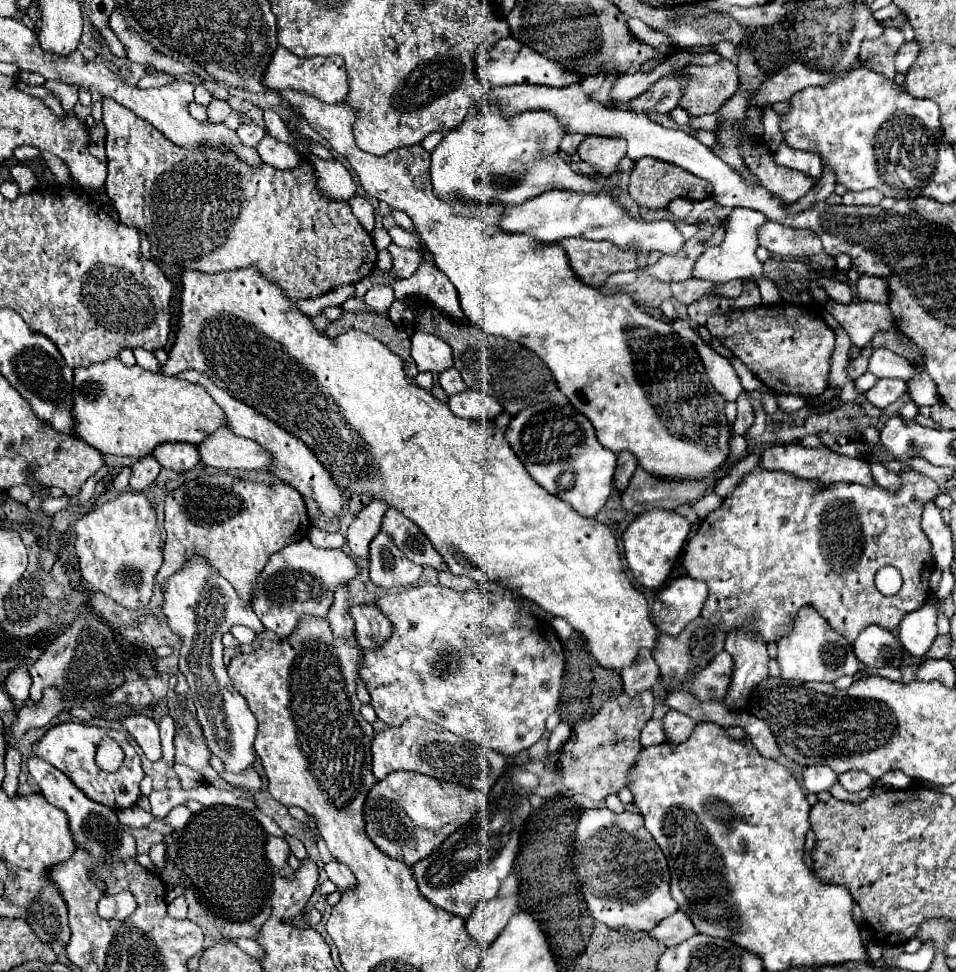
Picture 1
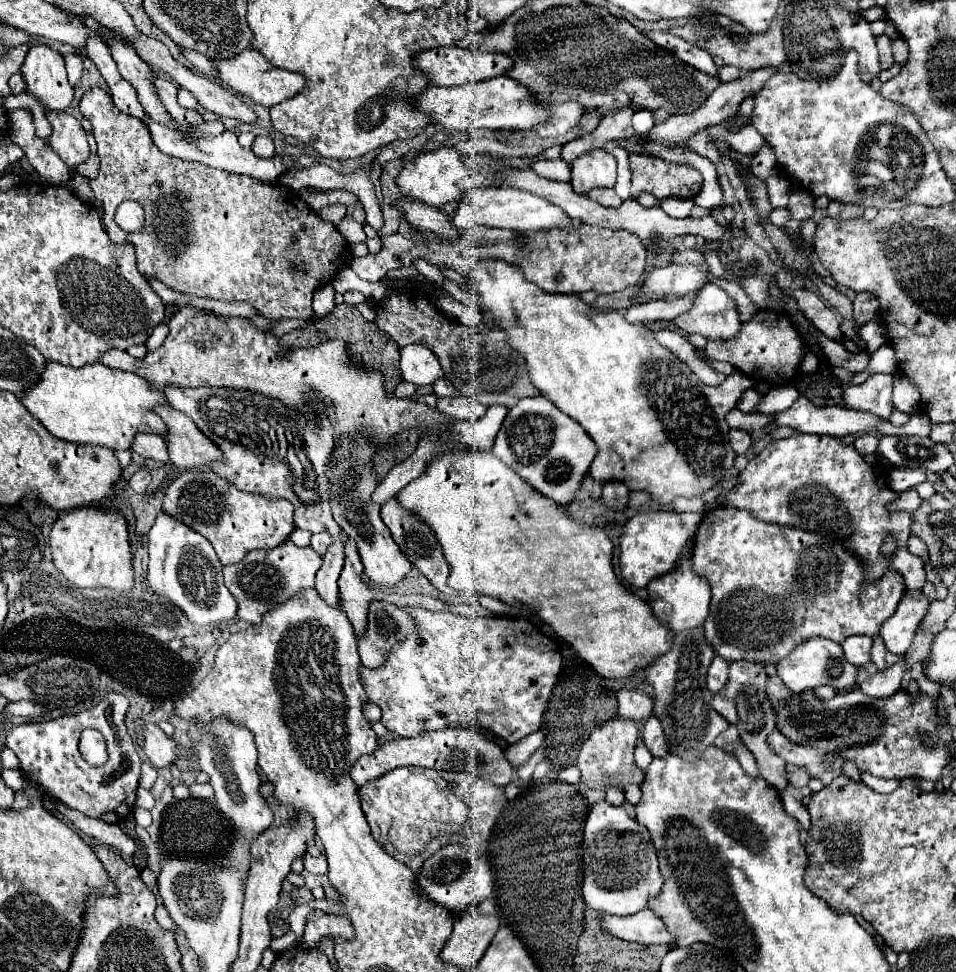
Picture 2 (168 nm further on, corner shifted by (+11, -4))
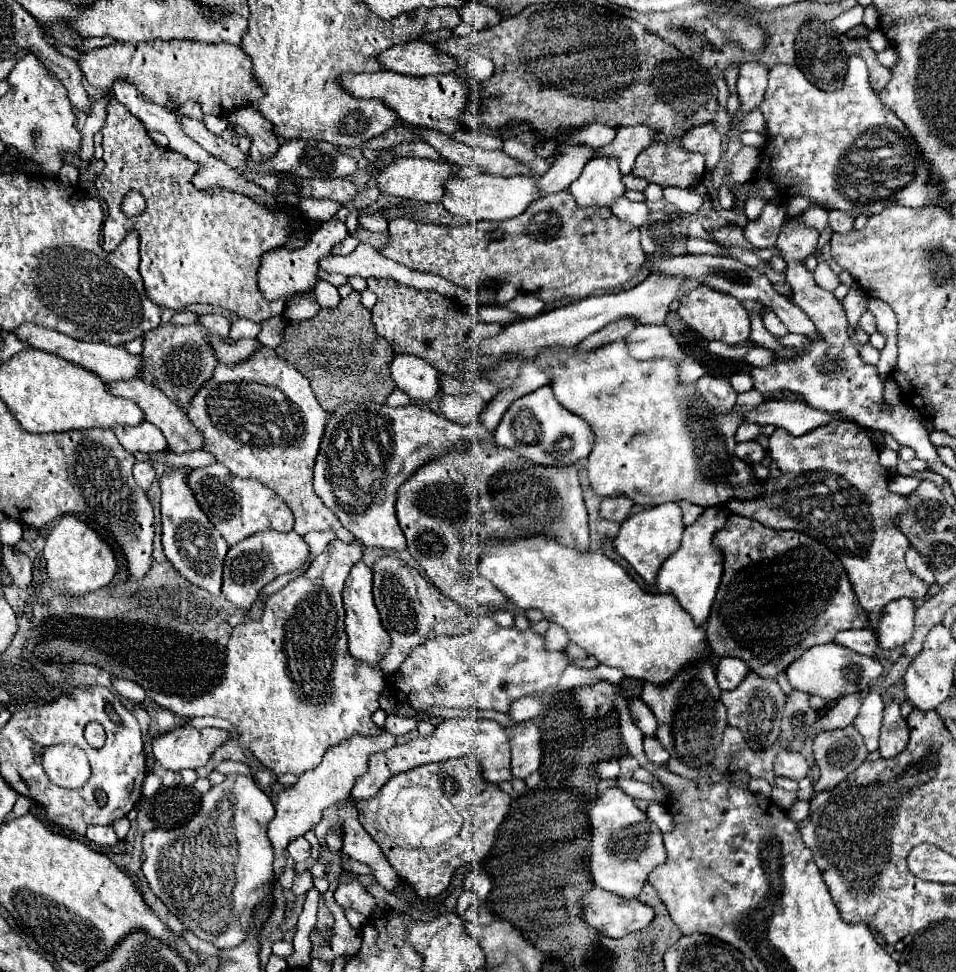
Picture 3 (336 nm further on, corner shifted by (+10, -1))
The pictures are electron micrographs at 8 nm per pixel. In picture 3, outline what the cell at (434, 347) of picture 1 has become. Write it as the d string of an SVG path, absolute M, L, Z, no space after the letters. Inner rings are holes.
M394 355L390 371L396 387L406 391L412 399L428 401L438 393L438 371L416 355Z

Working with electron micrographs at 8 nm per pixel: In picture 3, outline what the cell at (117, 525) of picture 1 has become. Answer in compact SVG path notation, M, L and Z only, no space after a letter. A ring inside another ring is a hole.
M64 515L54 525L50 535L46 537L44 557L52 585L56 585L60 591L66 589L70 595L96 591L108 585L118 573L118 561L112 547L98 535L98 531L80 521L76 515Z

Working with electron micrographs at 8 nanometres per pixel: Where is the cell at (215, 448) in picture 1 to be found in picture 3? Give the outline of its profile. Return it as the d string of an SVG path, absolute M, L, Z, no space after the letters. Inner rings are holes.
M120 381L120 383L108 383L108 389L114 395L130 399L138 407L142 407L142 411L146 413L146 421L154 423L164 433L168 441L168 449L172 453L188 453L188 451L198 451L204 447L204 437L198 429L194 429L194 423L188 419L188 415L174 401L170 401L162 391L158 391L154 385L146 381Z

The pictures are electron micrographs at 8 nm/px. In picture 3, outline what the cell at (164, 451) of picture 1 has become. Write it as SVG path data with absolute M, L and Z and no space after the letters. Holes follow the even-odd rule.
M144 421L138 427L120 427L114 431L118 441L124 445L124 449L128 449L130 453L154 453L154 451L166 451L166 439L162 435L162 431L158 427L154 427L152 423Z

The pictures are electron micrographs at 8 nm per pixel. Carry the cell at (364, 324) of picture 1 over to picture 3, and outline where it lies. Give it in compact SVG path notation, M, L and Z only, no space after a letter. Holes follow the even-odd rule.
M352 291L346 299L342 299L336 309L322 309L310 321L290 321L276 353L310 381L320 403L386 403L388 393L394 391L394 381L390 377L394 349L386 339L374 333L372 313L360 303L358 291Z

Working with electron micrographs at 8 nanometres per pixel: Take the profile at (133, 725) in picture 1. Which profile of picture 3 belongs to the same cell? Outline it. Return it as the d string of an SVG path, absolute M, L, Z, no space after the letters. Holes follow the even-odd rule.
M174 729L158 735L152 741L152 751L158 763L170 771L204 767L212 751L228 739L222 729Z

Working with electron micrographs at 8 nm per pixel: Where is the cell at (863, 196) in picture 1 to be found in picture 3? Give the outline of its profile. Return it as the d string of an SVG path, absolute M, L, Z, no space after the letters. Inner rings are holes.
M828 211L828 223L830 223L832 231L848 233L854 227L854 217L850 213L842 213L842 211Z

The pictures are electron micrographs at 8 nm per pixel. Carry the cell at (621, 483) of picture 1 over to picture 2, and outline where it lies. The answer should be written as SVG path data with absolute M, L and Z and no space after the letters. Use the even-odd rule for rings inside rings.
M605 482L603 484L603 504L609 510L625 510L627 508L627 498L629 498L629 488L621 482Z

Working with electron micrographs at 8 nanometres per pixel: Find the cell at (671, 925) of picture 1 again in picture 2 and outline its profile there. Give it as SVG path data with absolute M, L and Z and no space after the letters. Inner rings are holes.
M643 908L633 916L609 916L601 914L601 930L619 940L639 942L639 944L675 944L675 938L667 932L663 920L651 912L651 908Z

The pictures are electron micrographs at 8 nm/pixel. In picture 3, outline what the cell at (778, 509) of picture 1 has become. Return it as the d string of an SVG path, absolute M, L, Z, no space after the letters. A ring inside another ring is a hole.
M728 515L726 517L726 525L724 529L720 529L716 535L714 535L714 547L720 549L722 557L724 557L724 575L722 575L722 581L720 581L720 587L718 587L718 595L714 599L714 605L712 605L712 613L710 613L710 619L706 623L706 635L708 635L708 645L710 649L714 651L716 657L738 657L742 659L744 663L750 665L750 669L754 673L758 673L760 677L776 677L776 673L784 671L794 659L798 659L798 655L802 655L806 649L814 647L814 645L822 645L822 643L830 643L834 641L836 633L840 631L848 631L848 629L864 629L868 627L868 617L866 613L862 613L862 607L854 595L854 589L852 589L852 583L846 575L846 569L842 567L840 559L828 551L822 543L818 541L812 541L808 539L806 535L798 533L798 531L776 531L776 529L770 529L770 527L764 527L762 523L758 521L750 521L742 515Z

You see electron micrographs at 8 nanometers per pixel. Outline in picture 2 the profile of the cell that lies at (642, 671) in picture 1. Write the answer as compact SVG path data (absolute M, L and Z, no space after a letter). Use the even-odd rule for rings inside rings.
M635 686L617 690L617 702L619 702L619 716L635 722L647 720L653 710L653 698L647 692L637 690Z

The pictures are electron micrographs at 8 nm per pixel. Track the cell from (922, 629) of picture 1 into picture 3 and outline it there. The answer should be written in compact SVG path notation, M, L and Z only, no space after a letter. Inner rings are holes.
M906 597L886 605L878 623L878 645L882 649L896 649L912 639L914 611L914 601Z

